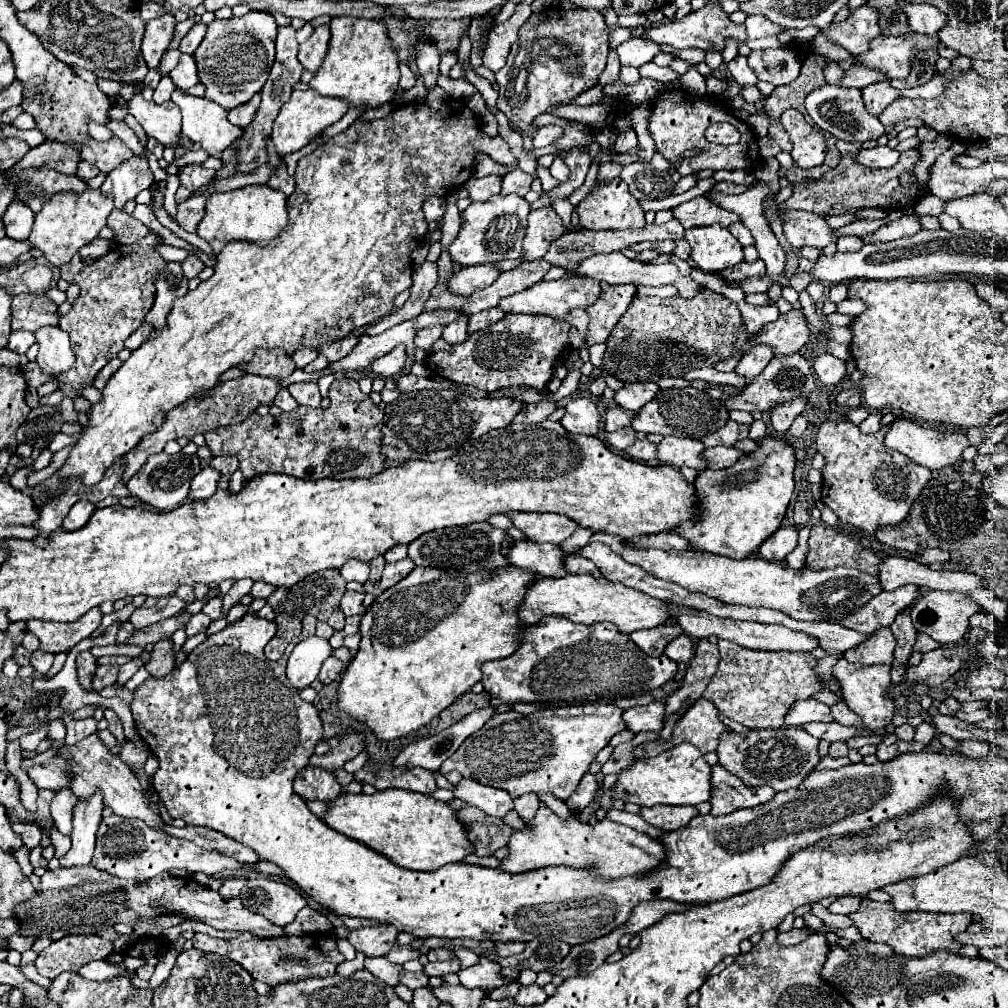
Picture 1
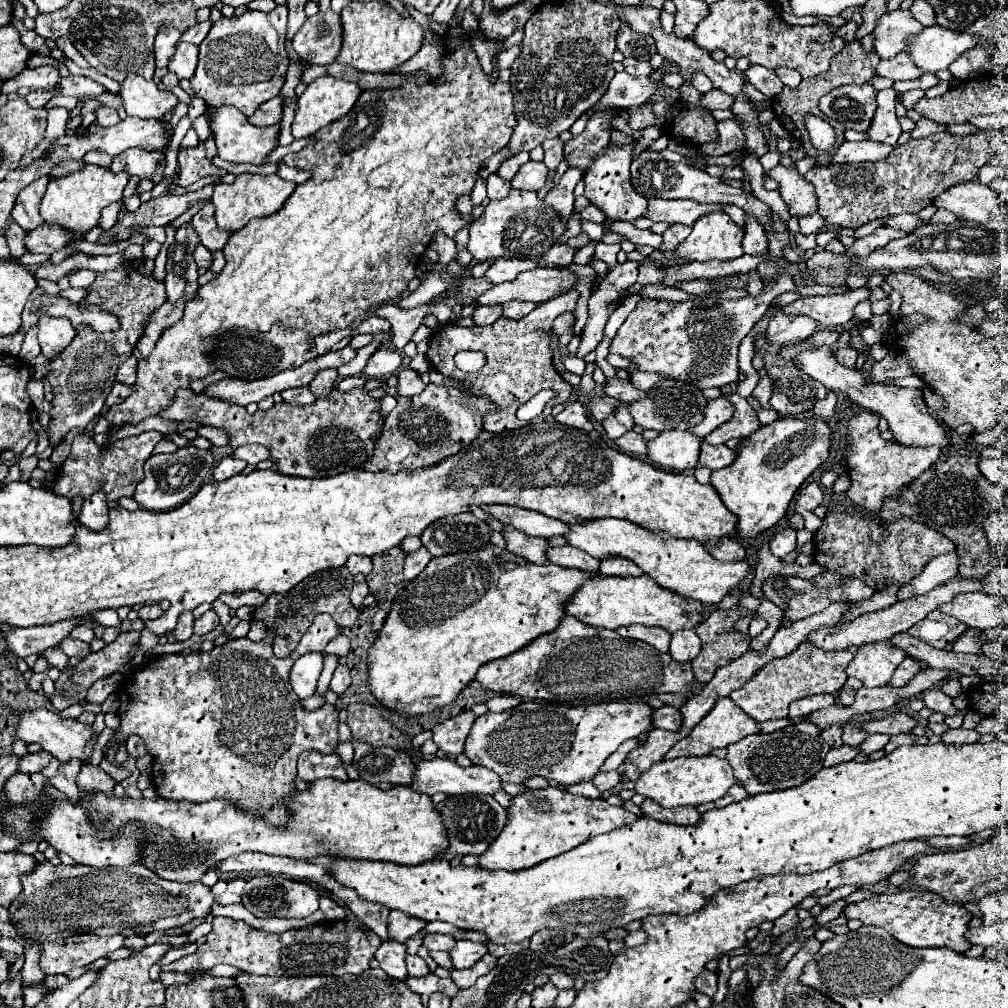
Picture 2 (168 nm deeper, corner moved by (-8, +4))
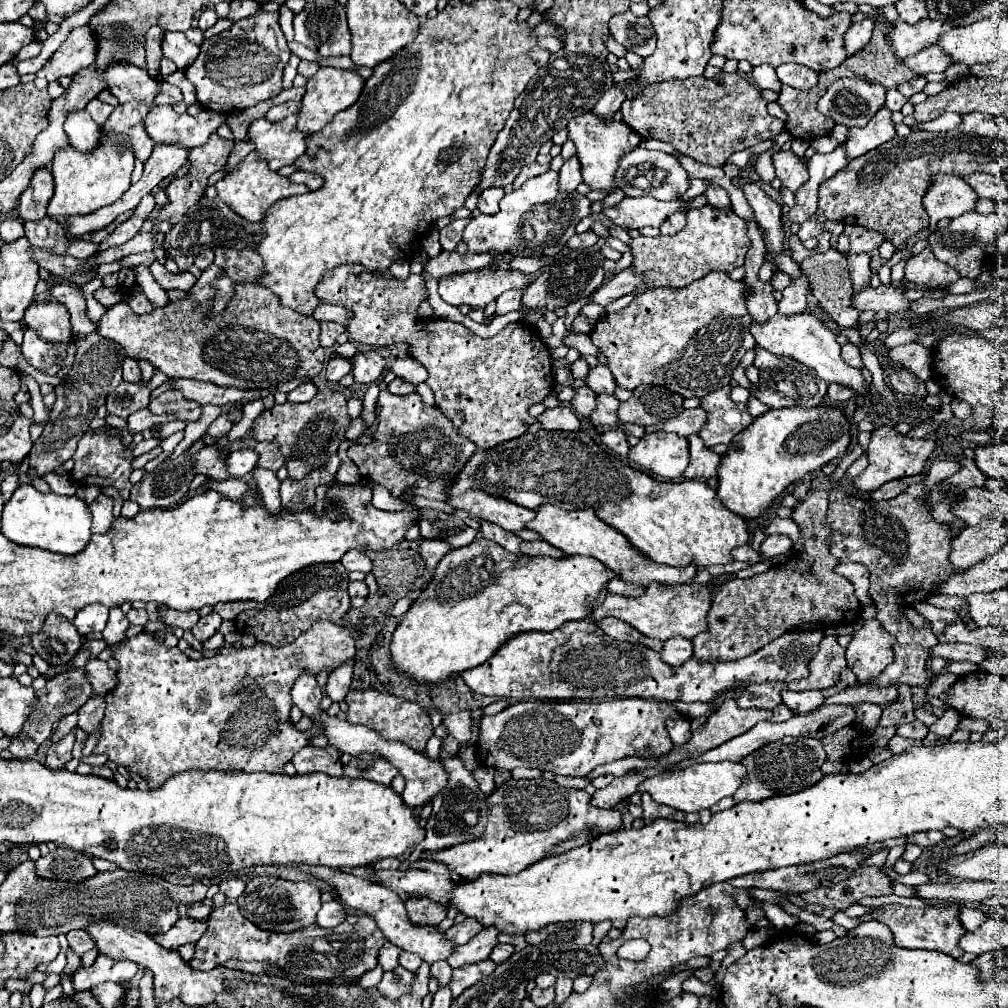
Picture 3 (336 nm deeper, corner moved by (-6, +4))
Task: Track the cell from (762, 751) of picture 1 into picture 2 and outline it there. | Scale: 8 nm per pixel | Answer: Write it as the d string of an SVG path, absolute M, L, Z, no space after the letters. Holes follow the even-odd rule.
M801 721L767 735L757 733L743 737L741 741L727 747L727 761L733 767L735 779L747 789L747 793L759 795L759 793L797 787L809 781L817 771L823 769L823 759L827 751L829 745L821 737L817 725L813 725L811 721Z

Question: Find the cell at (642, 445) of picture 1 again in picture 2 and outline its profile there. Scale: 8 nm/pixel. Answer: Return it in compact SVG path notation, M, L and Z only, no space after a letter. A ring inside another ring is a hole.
M629 431L623 437L619 437L615 441L619 445L619 451L631 455L631 457L645 457L647 455L647 441L643 439L643 435Z

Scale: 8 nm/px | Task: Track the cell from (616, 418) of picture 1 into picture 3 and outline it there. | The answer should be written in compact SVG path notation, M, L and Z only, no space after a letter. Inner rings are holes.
M583 385L575 391L575 397L571 399L571 407L577 411L577 415L583 415L583 417L589 417L593 411L595 411L595 393Z

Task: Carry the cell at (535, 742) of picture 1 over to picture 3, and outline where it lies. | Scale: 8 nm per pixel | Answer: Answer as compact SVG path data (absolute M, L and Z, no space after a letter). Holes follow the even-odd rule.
M603 699L603 701L521 701L511 703L497 715L485 715L481 719L481 735L477 741L481 761L495 769L515 769L515 767L535 767L541 771L551 771L555 775L585 777L597 765L617 761L623 757L659 759L673 749L667 735L667 719L685 719L671 703L659 703L653 699Z

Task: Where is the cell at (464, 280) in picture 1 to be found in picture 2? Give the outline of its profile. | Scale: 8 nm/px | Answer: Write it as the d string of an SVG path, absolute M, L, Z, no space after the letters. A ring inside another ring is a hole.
M501 259L501 261L493 261L485 273L485 279L489 279L493 285L497 283L505 283L505 281L513 281L519 273L535 269L535 261L531 259Z

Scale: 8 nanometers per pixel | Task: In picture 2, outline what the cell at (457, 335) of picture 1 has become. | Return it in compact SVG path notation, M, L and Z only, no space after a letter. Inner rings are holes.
M495 305L495 307L477 307L475 313L473 313L473 321L477 327L485 327L485 325L491 325L495 323L497 319L501 317L501 305Z

